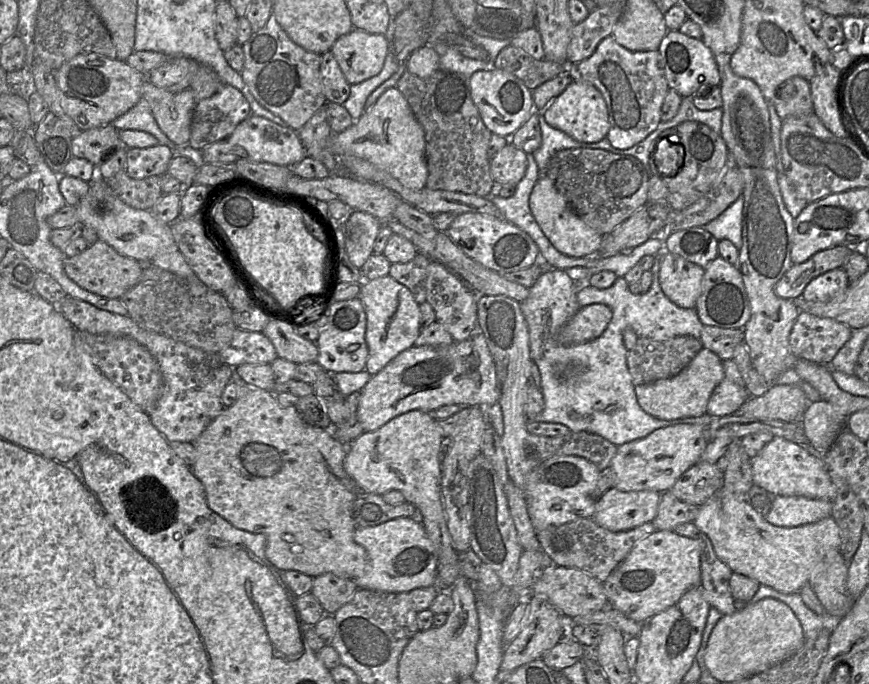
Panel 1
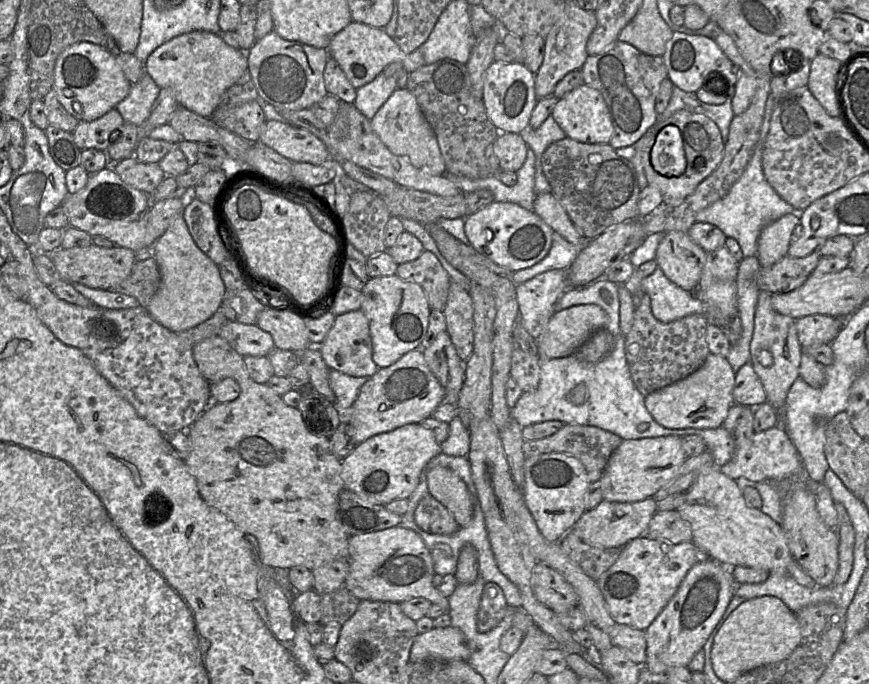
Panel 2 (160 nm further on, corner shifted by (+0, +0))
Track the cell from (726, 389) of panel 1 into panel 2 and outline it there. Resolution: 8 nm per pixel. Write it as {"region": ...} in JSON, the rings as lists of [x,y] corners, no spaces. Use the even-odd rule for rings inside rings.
{"region":[[[751,363],[743,365],[735,373],[733,400],[734,404],[751,408],[767,402],[767,394]]]}

